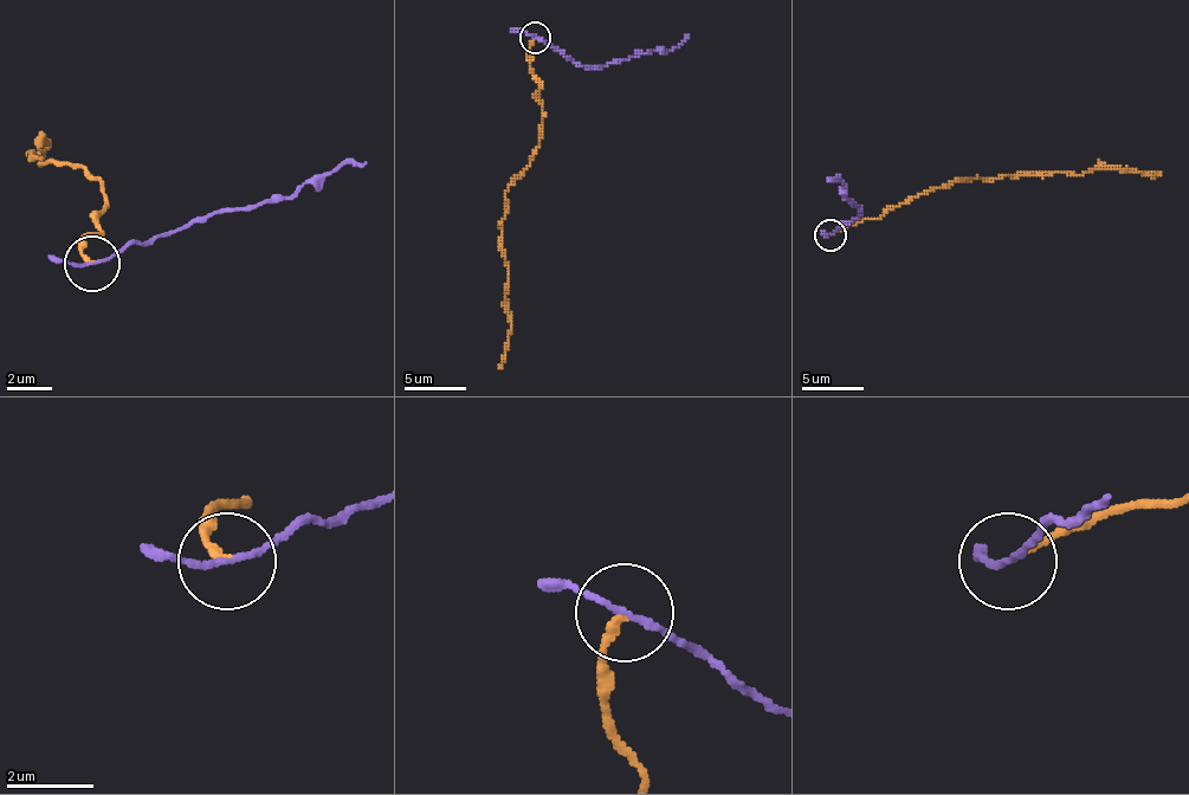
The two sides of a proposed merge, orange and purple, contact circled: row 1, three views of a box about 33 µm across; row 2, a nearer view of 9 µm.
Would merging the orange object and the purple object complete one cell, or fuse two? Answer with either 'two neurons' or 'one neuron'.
two neurons

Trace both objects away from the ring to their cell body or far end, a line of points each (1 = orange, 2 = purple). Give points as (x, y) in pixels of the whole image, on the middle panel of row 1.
1: (536, 38), (530, 69), (538, 88), (538, 143), (505, 194), (502, 256), (511, 334), (498, 368)
2: (536, 38), (582, 66), (605, 66), (673, 51), (689, 34)

